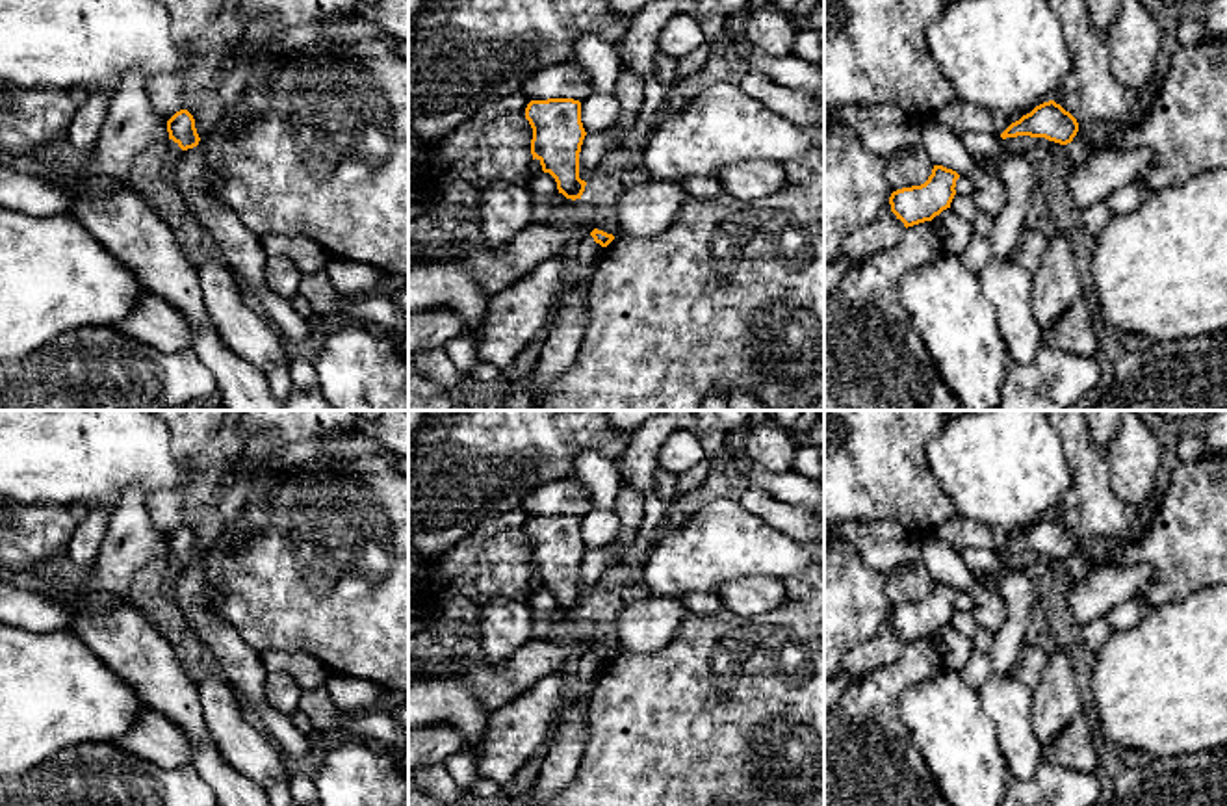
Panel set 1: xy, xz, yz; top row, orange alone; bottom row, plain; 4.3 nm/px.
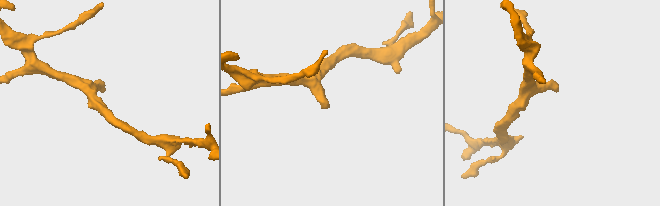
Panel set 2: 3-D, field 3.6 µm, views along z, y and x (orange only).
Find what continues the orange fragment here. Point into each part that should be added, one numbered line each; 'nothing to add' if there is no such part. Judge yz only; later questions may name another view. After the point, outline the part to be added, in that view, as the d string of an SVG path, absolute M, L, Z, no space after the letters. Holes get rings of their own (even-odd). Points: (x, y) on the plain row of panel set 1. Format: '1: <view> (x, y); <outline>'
nothing to add

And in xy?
nothing to add

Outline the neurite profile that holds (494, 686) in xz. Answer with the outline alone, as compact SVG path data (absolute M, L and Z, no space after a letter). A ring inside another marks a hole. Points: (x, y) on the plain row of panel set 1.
M529 639L503 663L492 667L473 661L455 678L468 685L490 711L505 706L549 674L562 670L568 650L540 639Z

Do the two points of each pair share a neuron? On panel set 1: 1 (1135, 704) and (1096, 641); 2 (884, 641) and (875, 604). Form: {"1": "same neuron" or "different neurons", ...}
{"1": "different neurons", "2": "different neurons"}

